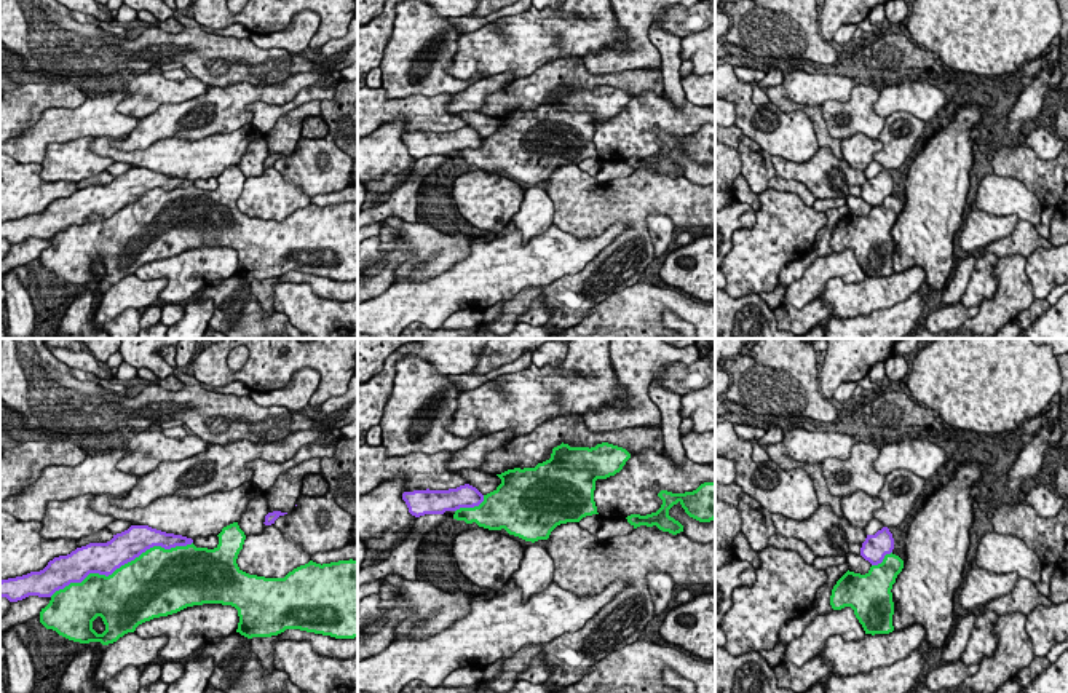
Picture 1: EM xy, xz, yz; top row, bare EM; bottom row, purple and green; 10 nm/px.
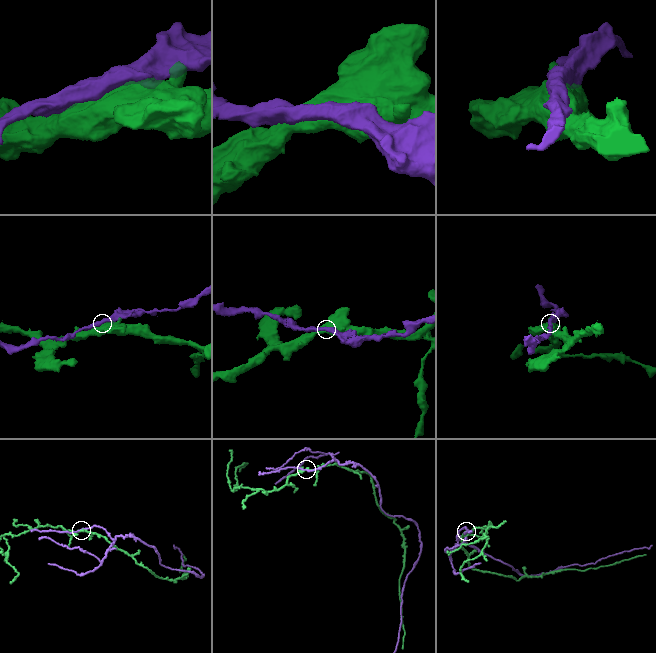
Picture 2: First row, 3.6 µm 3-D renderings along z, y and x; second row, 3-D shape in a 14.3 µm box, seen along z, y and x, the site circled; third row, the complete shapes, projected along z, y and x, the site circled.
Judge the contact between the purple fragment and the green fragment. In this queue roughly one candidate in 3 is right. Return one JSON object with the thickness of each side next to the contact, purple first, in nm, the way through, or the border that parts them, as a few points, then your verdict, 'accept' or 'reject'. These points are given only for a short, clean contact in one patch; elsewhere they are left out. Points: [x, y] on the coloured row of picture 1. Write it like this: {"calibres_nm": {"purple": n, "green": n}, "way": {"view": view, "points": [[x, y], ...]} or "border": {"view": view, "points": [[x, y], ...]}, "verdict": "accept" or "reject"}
{"calibres_nm": {"purple": 320, "green": 480}, "verdict": "reject"}

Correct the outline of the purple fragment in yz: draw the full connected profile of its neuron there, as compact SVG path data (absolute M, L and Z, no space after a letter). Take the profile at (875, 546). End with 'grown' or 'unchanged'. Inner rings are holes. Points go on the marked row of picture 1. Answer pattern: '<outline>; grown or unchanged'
M883 527L875 535L867 535L860 548L860 556L872 565L883 562L886 554L894 549L894 538L888 527Z; unchanged

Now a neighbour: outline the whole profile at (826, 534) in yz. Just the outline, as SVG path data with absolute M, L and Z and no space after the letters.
M819 505L806 521L793 521L781 514L771 514L777 533L801 540L816 556L860 554L867 533L838 517L829 505Z

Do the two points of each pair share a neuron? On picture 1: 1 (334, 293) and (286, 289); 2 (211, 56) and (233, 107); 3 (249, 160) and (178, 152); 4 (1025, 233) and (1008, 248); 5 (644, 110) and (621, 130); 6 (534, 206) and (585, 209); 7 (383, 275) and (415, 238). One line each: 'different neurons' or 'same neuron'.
1: different neurons
2: different neurons
3: different neurons
4: same neuron
5: same neuron
6: different neurons
7: different neurons

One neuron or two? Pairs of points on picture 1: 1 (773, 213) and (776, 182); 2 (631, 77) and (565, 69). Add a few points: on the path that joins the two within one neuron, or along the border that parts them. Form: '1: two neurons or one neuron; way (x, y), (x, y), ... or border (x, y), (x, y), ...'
1: two neurons; border (768, 186), (794, 192), (810, 205)
2: one neuron; way (615, 80), (581, 79)

